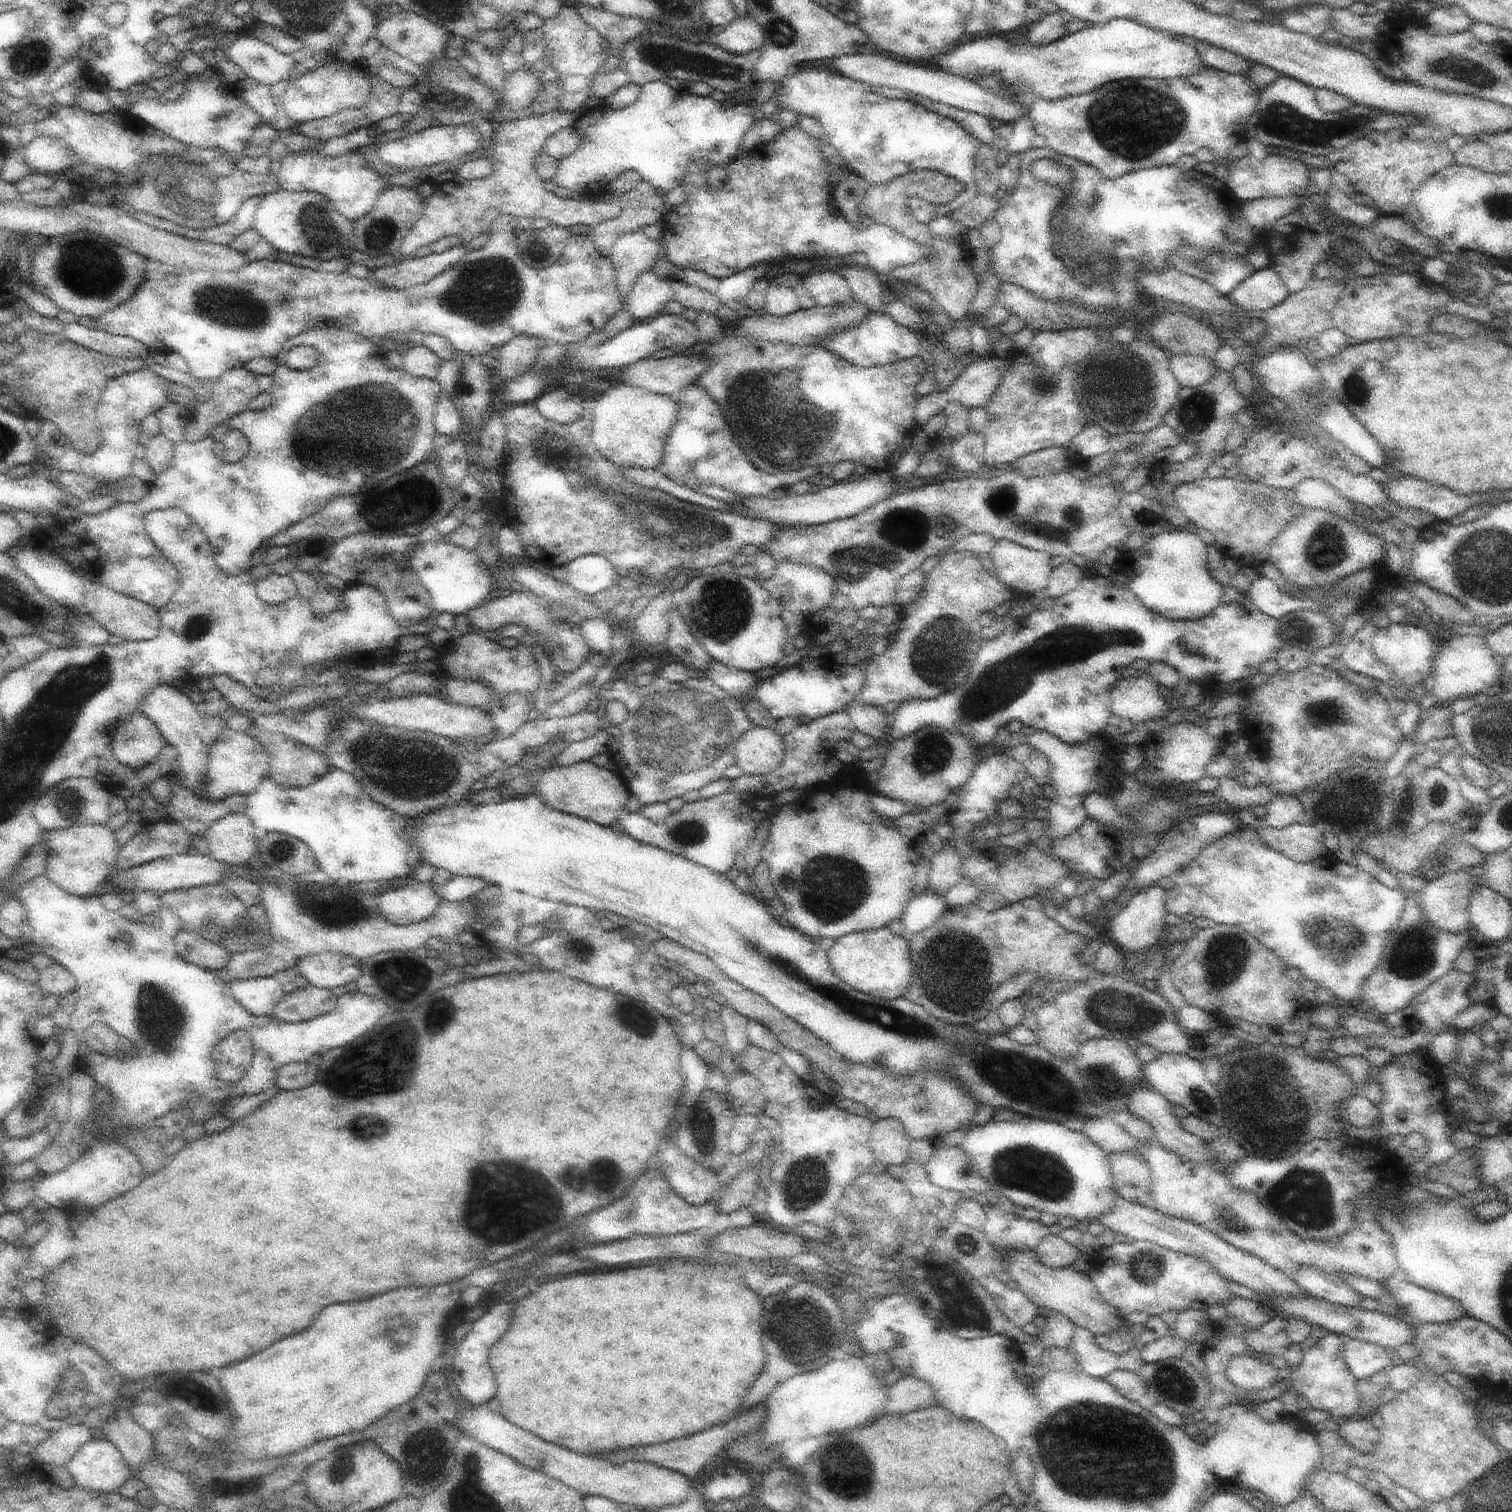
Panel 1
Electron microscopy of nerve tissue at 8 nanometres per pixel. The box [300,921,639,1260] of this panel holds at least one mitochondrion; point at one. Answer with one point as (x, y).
(601, 1183)

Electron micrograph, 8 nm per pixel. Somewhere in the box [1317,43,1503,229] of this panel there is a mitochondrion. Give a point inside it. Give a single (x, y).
(1465, 70)

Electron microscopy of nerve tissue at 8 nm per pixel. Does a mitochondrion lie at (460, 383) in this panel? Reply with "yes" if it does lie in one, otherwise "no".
yes

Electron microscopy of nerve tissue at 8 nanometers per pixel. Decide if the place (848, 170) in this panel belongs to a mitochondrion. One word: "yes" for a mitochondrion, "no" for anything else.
no

